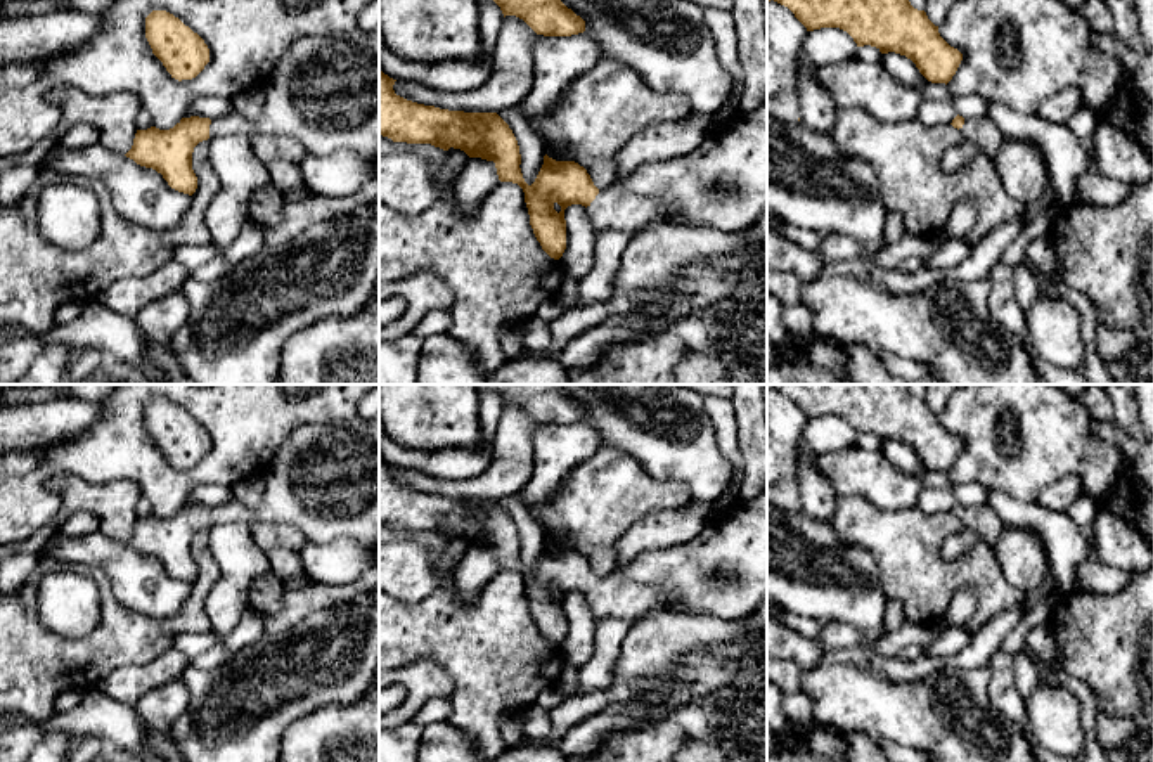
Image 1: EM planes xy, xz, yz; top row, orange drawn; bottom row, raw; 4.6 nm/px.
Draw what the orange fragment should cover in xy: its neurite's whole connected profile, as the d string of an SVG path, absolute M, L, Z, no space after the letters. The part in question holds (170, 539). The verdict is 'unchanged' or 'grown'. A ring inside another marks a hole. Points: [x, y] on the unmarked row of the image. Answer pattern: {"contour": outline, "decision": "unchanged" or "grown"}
{"contour": "M235 499L211 507L199 504L182 506L170 518L156 514L137 518L133 533L125 544L161 561L171 577L192 584L197 577L197 565L192 558L194 535L220 523L249 525L254 544L265 552L274 547L300 552L306 544L305 535L296 526L254 521L253 511Z", "decision": "grown"}

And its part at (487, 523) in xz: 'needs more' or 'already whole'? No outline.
needs more

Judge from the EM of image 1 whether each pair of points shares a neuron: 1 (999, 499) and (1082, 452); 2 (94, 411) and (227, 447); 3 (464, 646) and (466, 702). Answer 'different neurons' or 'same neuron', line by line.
1: different neurons
2: different neurons
3: same neuron

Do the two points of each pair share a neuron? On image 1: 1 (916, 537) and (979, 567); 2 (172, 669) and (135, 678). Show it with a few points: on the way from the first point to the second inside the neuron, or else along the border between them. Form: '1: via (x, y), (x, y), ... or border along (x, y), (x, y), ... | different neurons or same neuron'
1: via (930, 553), (944, 567), (963, 567) | same neuron
2: via (163, 669), (144, 678) | same neuron

